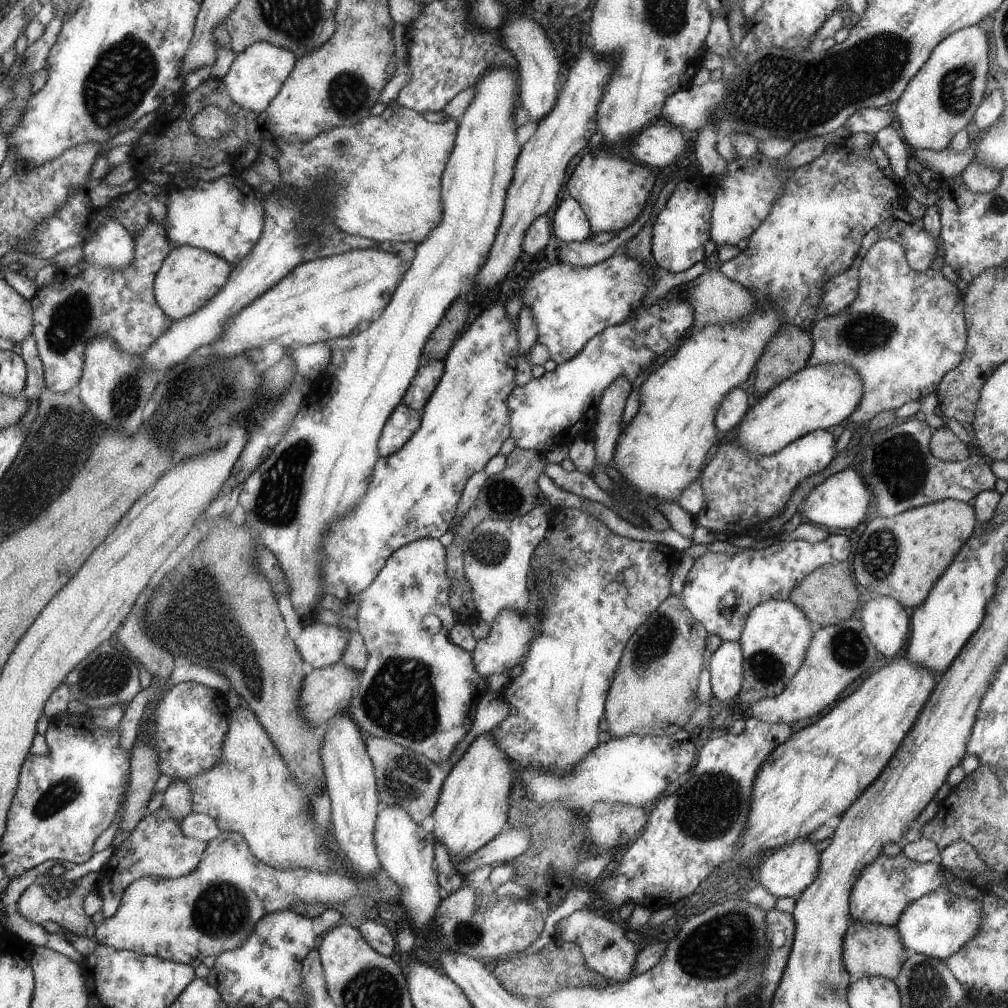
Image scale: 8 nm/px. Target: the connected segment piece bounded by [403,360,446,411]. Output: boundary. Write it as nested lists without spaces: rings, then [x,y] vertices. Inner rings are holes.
[[[431,360],[420,368],[419,374],[415,376],[414,382],[410,386],[410,390],[403,396],[403,404],[416,411],[422,411],[436,386],[438,386],[444,372],[446,372],[446,365],[443,361]]]

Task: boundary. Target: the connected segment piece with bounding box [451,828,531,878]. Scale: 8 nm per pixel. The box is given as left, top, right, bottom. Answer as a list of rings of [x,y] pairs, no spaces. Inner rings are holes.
[[[510,829],[503,834],[495,836],[490,843],[485,844],[478,851],[468,855],[465,859],[458,857],[451,858],[454,865],[454,872],[462,878],[466,878],[470,872],[485,864],[495,866],[501,863],[510,863],[520,853],[523,853],[531,843],[531,838],[527,829]]]

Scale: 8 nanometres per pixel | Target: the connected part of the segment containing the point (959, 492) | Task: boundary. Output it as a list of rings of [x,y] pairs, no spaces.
[[[901,420],[893,427],[882,429],[866,438],[862,472],[868,488],[872,488],[876,499],[876,510],[880,517],[893,517],[911,508],[946,499],[971,503],[973,498],[985,490],[995,490],[997,478],[992,472],[986,456],[970,455],[963,461],[941,461],[931,451],[931,436],[934,429],[926,422]]]

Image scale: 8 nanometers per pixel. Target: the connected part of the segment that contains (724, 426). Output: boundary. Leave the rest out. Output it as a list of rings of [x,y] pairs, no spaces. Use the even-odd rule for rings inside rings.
[[[736,387],[734,391],[730,391],[724,398],[722,406],[718,408],[718,414],[715,416],[715,424],[720,430],[720,435],[730,433],[743,420],[743,416],[747,414],[750,408],[748,404],[748,396],[740,387]]]

